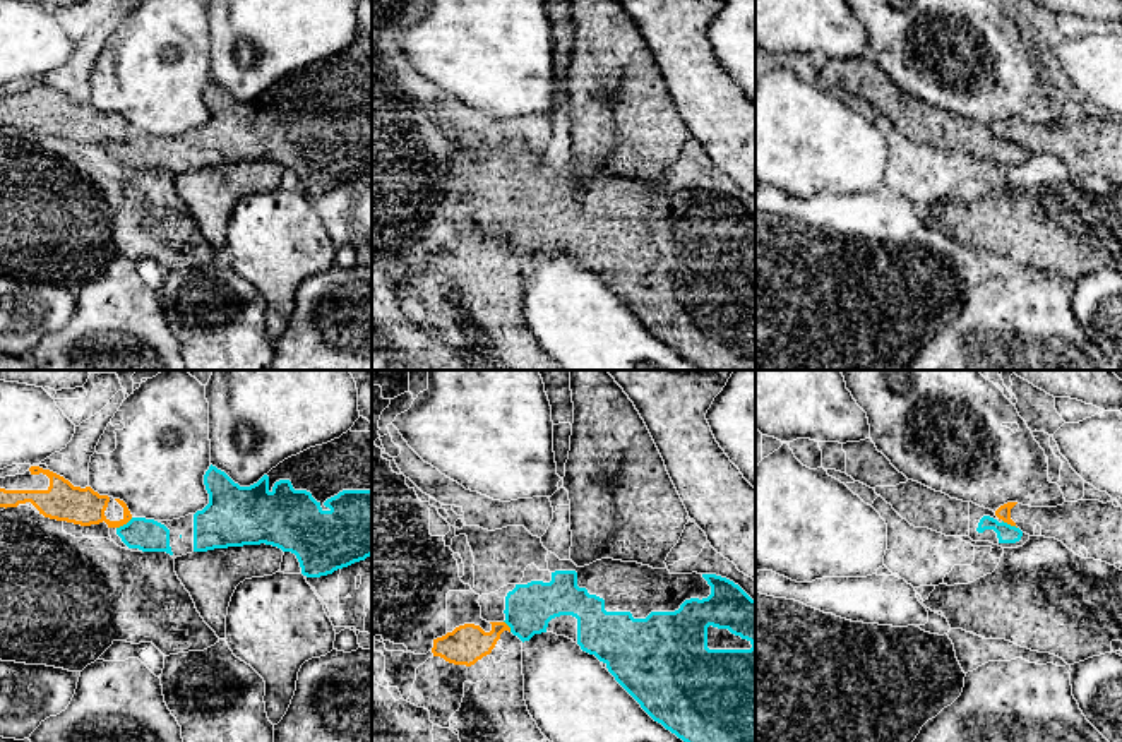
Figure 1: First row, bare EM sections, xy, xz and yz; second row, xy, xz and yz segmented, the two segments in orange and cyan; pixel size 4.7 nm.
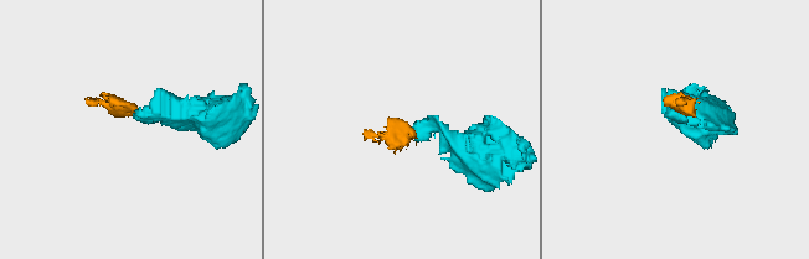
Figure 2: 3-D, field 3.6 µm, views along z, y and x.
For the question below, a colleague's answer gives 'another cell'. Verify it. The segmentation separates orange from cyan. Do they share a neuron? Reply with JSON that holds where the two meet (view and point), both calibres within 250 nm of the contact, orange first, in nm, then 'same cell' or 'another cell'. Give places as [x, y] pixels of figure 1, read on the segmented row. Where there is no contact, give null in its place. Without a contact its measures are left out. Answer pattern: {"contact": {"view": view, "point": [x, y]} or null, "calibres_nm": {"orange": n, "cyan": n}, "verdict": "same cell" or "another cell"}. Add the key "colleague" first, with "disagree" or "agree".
{"colleague": "agree", "contact": {"view": "xy", "point": [124, 523]}, "calibres_nm": {"orange": 180, "cyan": 160}, "verdict": "another cell"}

